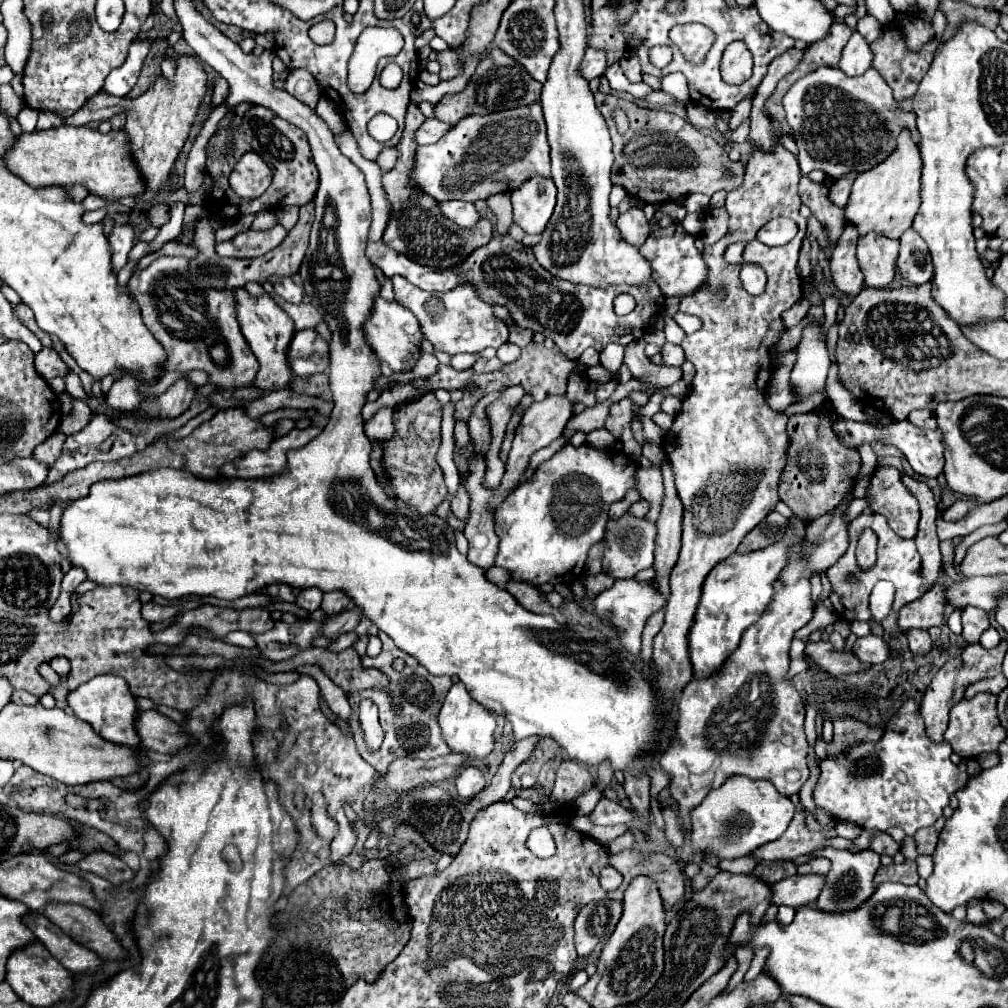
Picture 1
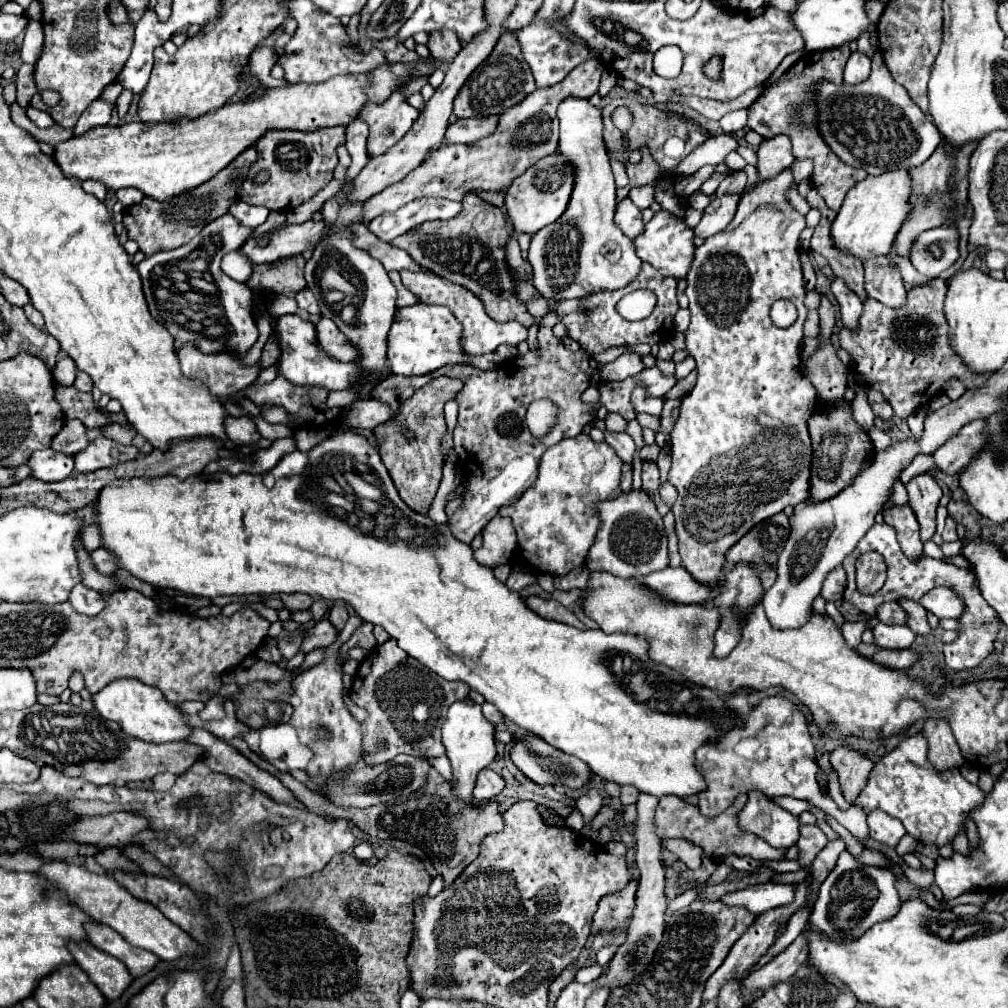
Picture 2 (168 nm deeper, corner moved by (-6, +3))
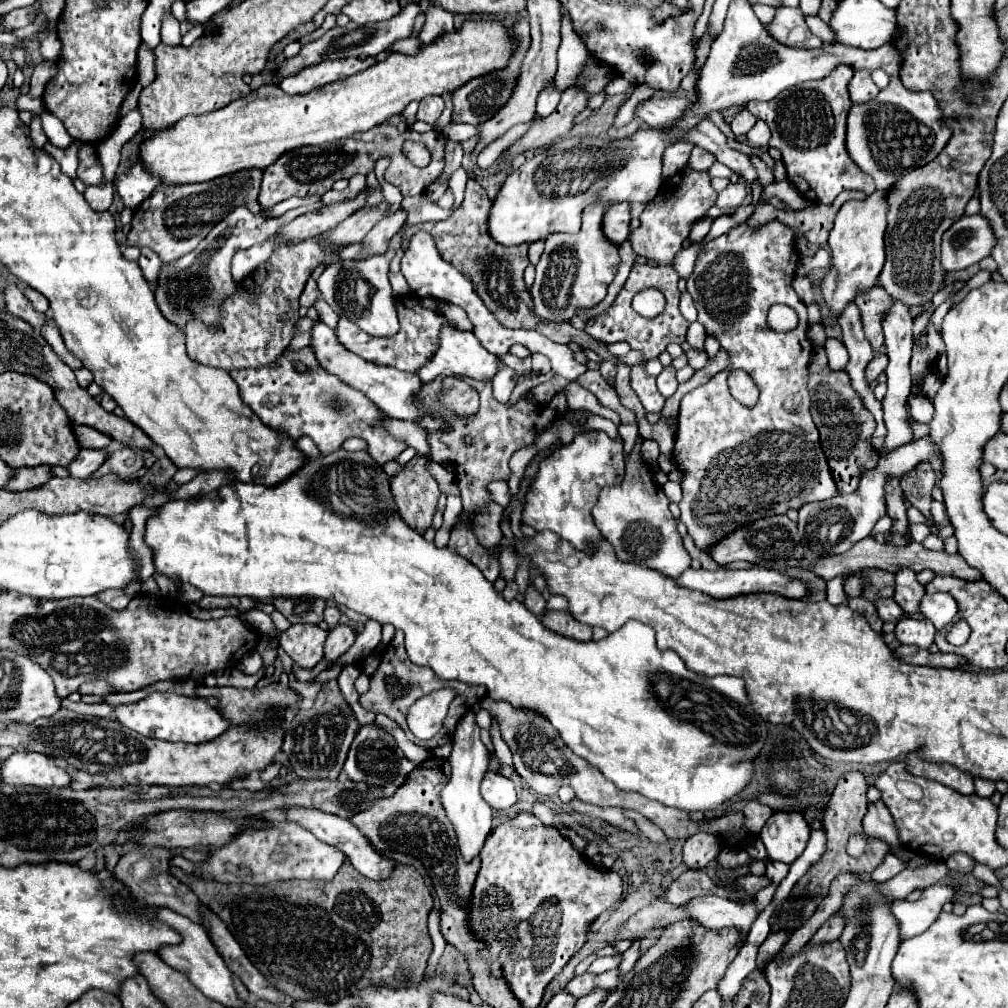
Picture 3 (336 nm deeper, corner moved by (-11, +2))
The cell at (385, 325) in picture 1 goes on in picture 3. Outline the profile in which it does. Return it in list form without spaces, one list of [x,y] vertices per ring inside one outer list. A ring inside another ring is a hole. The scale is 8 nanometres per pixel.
[[[443,327],[441,345],[439,345],[439,351],[435,353],[435,359],[431,359],[431,363],[427,363],[427,367],[423,367],[423,371],[419,371],[417,375],[423,379],[423,383],[431,383],[443,371],[451,373],[451,375],[471,377],[471,379],[477,379],[477,381],[491,381],[495,377],[497,369],[499,369],[497,367],[497,357],[491,355],[487,349],[483,349],[473,333],[469,333],[469,331],[451,331],[451,327]]]

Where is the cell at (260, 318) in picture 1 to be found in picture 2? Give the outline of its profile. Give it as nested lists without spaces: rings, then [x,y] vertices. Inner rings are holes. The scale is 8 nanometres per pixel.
[[[284,314],[276,320],[276,340],[280,346],[280,360],[276,362],[278,366],[278,376],[290,380],[292,384],[298,386],[320,386],[326,390],[346,390],[350,388],[350,380],[358,378],[356,364],[340,364],[334,362],[334,358],[326,356],[322,350],[318,350],[316,344],[316,328],[312,322],[302,320],[298,314]]]

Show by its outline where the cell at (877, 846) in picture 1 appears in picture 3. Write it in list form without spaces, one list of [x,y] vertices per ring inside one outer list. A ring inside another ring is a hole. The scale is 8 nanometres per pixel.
[[[881,799],[867,805],[867,813],[863,817],[863,831],[867,831],[867,835],[877,835],[889,845],[899,845],[899,837],[893,825],[893,817]]]

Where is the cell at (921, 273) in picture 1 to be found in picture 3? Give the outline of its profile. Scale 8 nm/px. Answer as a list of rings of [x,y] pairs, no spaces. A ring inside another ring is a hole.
[[[981,213],[963,215],[943,235],[941,263],[947,271],[967,269],[989,257],[995,245],[997,237]]]

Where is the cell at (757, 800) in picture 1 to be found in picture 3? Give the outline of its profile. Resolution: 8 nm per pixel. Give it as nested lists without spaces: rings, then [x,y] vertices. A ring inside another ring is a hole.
[[[777,811],[769,817],[759,837],[765,843],[767,855],[773,861],[783,861],[791,865],[807,847],[811,827],[807,825],[803,813]]]

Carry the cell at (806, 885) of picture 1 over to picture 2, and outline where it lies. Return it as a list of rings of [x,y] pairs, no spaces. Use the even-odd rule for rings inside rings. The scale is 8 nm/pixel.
[[[766,882],[766,884],[756,884],[746,890],[738,890],[732,894],[726,894],[722,900],[728,906],[742,904],[750,908],[754,914],[762,914],[766,910],[790,904],[796,896],[798,884],[782,884],[782,882]]]

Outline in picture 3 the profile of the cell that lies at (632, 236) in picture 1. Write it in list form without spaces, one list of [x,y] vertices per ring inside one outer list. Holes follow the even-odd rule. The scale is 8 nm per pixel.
[[[615,203],[611,207],[607,207],[605,215],[603,215],[603,235],[615,243],[615,245],[621,245],[627,235],[629,235],[629,221],[631,221],[631,215],[629,215],[629,203]]]

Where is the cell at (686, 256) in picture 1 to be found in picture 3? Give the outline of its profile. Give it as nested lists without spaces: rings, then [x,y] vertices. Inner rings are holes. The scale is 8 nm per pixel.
[[[689,165],[683,167],[675,177],[665,179],[657,197],[645,205],[639,221],[641,225],[631,235],[631,245],[637,255],[655,259],[659,265],[669,265],[673,257],[681,251],[683,241],[689,237],[691,227],[707,217],[707,211],[715,205],[717,191],[711,187],[711,177],[707,171],[693,171]]]

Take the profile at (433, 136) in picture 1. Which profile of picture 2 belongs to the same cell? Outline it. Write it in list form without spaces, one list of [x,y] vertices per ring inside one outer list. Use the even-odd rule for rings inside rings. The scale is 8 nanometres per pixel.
[[[458,118],[454,124],[448,124],[446,140],[448,142],[474,142],[478,138],[484,138],[486,134],[494,132],[494,126],[498,122],[496,118]]]

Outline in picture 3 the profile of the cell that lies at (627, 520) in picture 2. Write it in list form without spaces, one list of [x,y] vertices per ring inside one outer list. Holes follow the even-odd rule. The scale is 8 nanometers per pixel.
[[[639,435],[629,455],[623,481],[619,485],[601,489],[599,501],[593,507],[593,519],[597,529],[601,531],[601,537],[615,547],[619,559],[627,563],[643,563],[651,569],[659,569],[667,577],[677,579],[691,567],[691,557],[683,547],[675,517],[669,511],[669,499],[653,481],[651,467],[641,459],[643,441],[645,439]]]

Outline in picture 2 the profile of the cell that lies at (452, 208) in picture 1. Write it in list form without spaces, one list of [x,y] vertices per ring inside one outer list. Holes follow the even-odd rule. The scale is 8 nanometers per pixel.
[[[422,198],[416,202],[410,202],[396,212],[380,214],[374,218],[368,228],[384,242],[390,242],[392,238],[408,232],[414,226],[420,226],[426,220],[448,220],[462,212],[462,202],[446,200],[446,198]]]

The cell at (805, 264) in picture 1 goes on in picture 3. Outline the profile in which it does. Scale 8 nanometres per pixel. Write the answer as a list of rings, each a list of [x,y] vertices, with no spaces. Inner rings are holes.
[[[797,275],[795,279],[793,279],[793,289],[795,289],[795,293],[801,297],[801,301],[811,301],[811,281],[807,279],[807,277],[801,277],[801,275]]]

